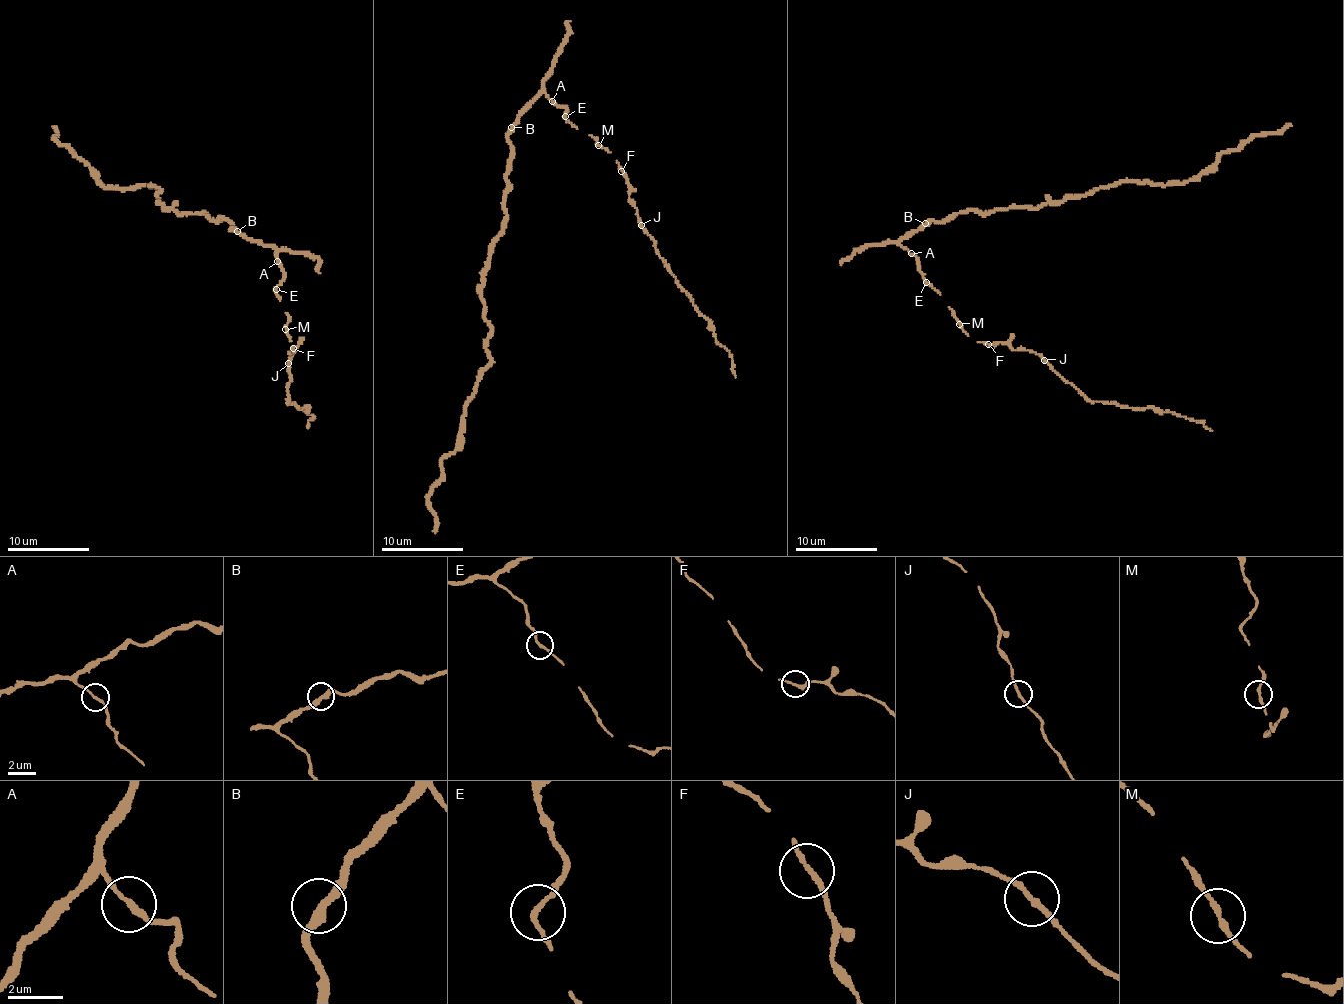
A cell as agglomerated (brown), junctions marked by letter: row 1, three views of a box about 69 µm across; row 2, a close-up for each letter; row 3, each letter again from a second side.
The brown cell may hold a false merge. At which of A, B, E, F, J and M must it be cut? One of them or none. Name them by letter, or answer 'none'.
none

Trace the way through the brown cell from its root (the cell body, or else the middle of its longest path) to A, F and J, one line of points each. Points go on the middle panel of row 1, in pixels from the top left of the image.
A: (514, 131), (519, 111), (542, 90), (552, 101)
F: (514, 131), (519, 111), (542, 90), (566, 108), (567, 120), (611, 152), (621, 171)
J: (514, 131), (519, 111), (542, 90), (566, 108), (567, 120), (597, 139), (617, 160), (640, 224)

